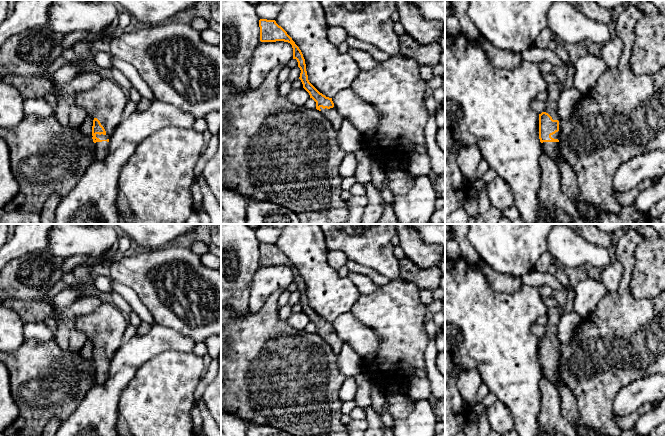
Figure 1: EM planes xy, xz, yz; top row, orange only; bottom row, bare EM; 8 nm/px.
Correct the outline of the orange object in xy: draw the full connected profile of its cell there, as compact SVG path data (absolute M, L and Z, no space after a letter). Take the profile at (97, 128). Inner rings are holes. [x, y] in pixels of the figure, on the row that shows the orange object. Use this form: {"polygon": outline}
{"polygon": "M102 79L94 88L76 96L76 105L93 117L92 139L96 159L104 159L109 139L119 125L128 101L126 92L113 79Z"}

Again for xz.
{"polygon": "M260 19L260 41L261 42L276 42L284 41L292 45L293 59L298 62L298 67L301 70L299 79L303 84L303 88L309 93L310 98L316 102L316 109L336 128L340 128L343 118L334 107L332 98L326 97L320 93L308 80L306 64L303 54L299 47L295 44L287 32L279 26L275 20Z"}

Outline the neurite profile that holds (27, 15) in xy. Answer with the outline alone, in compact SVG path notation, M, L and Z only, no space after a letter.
M17 0L15 8L0 24L0 49L12 36L44 28L54 0Z

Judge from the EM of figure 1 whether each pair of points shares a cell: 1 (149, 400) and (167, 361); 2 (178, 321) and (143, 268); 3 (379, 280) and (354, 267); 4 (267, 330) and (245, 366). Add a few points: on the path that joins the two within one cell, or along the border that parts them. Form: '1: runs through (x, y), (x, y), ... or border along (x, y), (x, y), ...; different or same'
1: runs through (159, 390), (167, 382), (167, 371); same
2: runs through (165, 308), (159, 302), (154, 289), (148, 281); same
3: runs through (373, 274), (360, 269); same
4: runs through (263, 339), (260, 349), (252, 357); same

